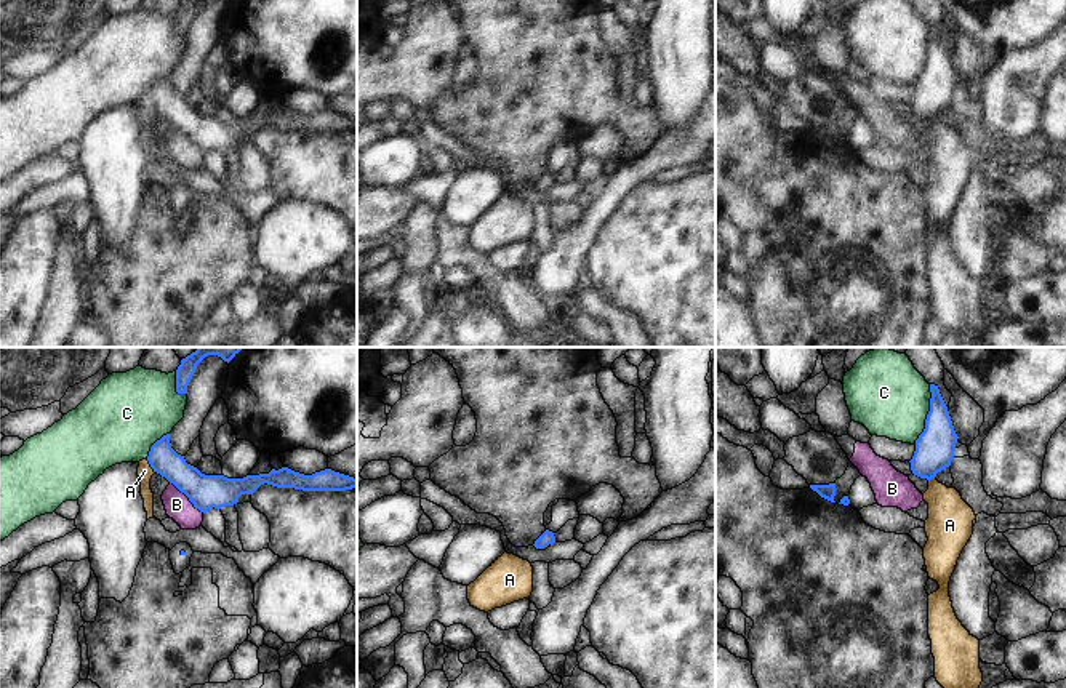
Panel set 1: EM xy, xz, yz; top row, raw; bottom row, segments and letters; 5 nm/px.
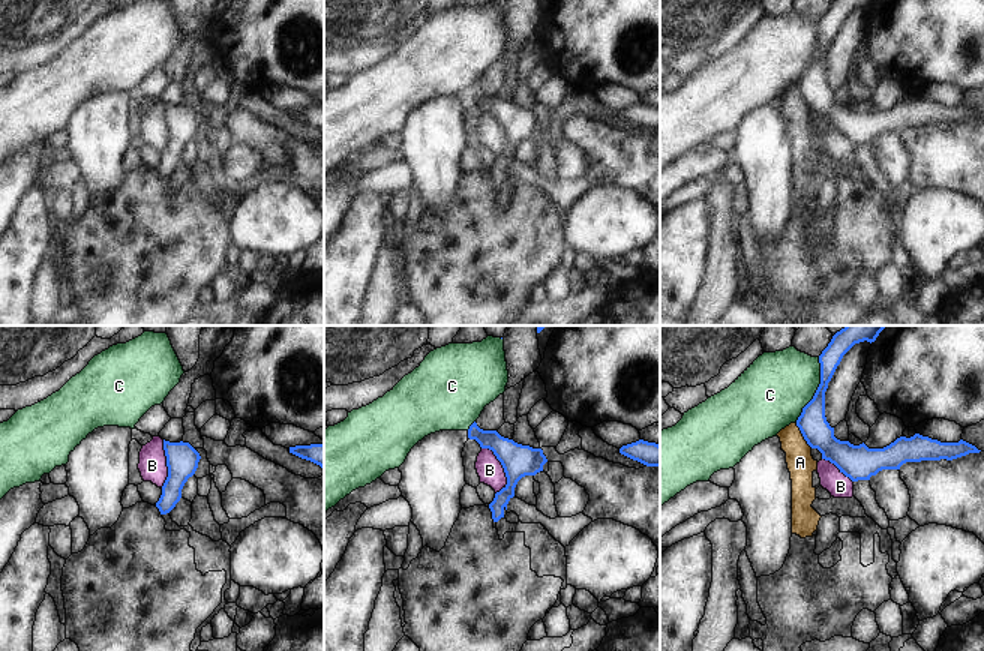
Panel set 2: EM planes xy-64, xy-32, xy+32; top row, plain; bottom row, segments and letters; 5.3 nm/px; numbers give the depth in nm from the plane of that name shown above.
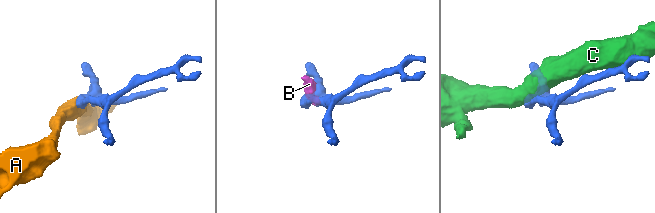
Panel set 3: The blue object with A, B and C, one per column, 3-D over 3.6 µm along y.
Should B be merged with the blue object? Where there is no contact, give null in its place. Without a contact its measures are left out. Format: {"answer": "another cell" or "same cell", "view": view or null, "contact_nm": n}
{"answer": "another cell", "view": "xy", "contact_nm": 240}

